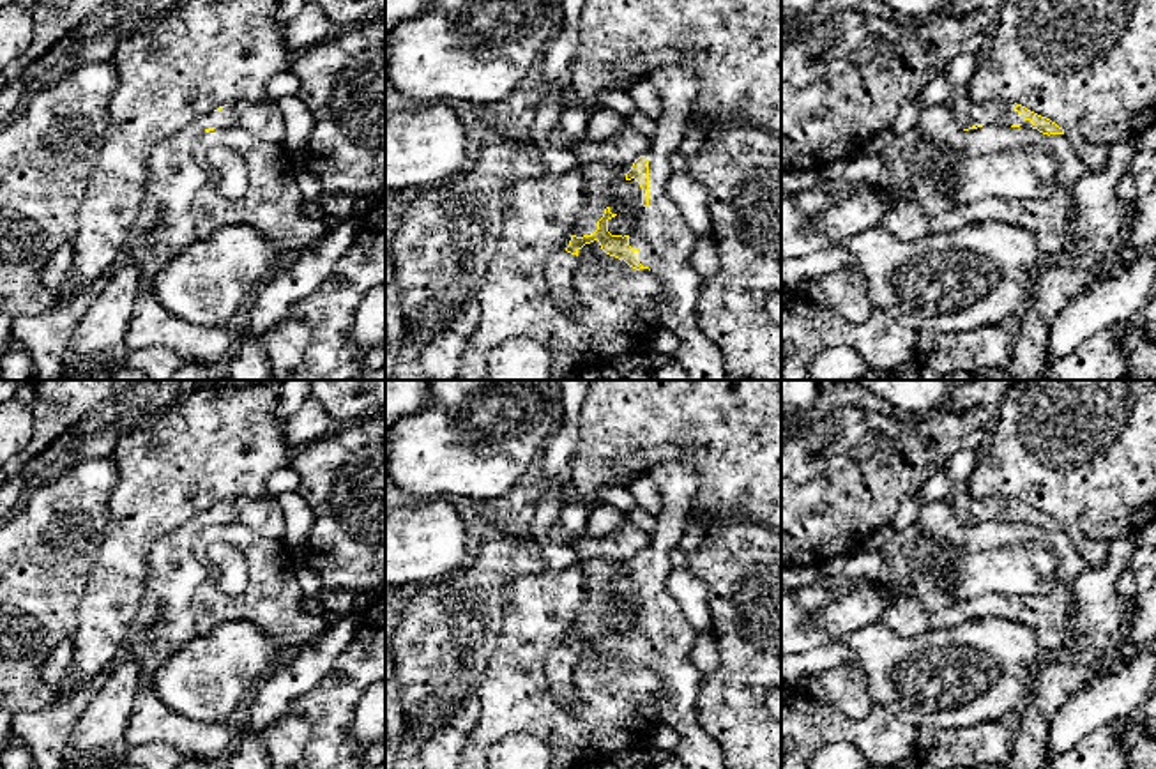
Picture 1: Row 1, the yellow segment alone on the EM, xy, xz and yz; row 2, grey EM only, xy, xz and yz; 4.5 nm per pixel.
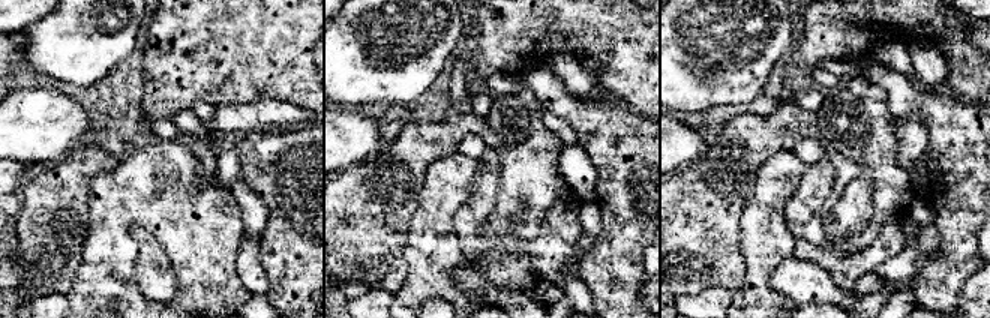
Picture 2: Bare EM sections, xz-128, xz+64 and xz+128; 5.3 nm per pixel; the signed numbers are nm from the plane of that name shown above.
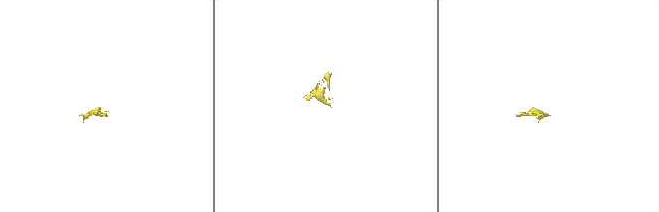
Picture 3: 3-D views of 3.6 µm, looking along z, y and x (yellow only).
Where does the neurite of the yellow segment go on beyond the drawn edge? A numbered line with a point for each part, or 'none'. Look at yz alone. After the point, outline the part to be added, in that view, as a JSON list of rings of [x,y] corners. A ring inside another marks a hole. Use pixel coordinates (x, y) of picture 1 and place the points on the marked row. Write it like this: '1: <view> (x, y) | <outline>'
1: yz (967, 114) | [[[956,92],[949,103],[953,115],[962,129],[969,129],[976,124],[985,126],[1032,126],[1031,120],[1023,120],[1015,110],[1013,103],[993,101],[993,103],[972,103],[963,92]]]

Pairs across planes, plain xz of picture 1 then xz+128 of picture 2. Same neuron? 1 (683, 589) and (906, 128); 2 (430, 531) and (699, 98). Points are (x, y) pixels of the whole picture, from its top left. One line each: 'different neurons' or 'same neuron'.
1: same neuron
2: different neurons

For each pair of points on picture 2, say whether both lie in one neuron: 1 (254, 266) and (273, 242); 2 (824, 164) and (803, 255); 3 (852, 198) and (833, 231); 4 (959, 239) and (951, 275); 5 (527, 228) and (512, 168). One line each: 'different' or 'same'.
1: different
2: same
3: same
4: same
5: same

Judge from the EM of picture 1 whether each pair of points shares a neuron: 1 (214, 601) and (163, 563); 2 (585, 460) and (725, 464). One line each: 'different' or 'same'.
1: different
2: same

